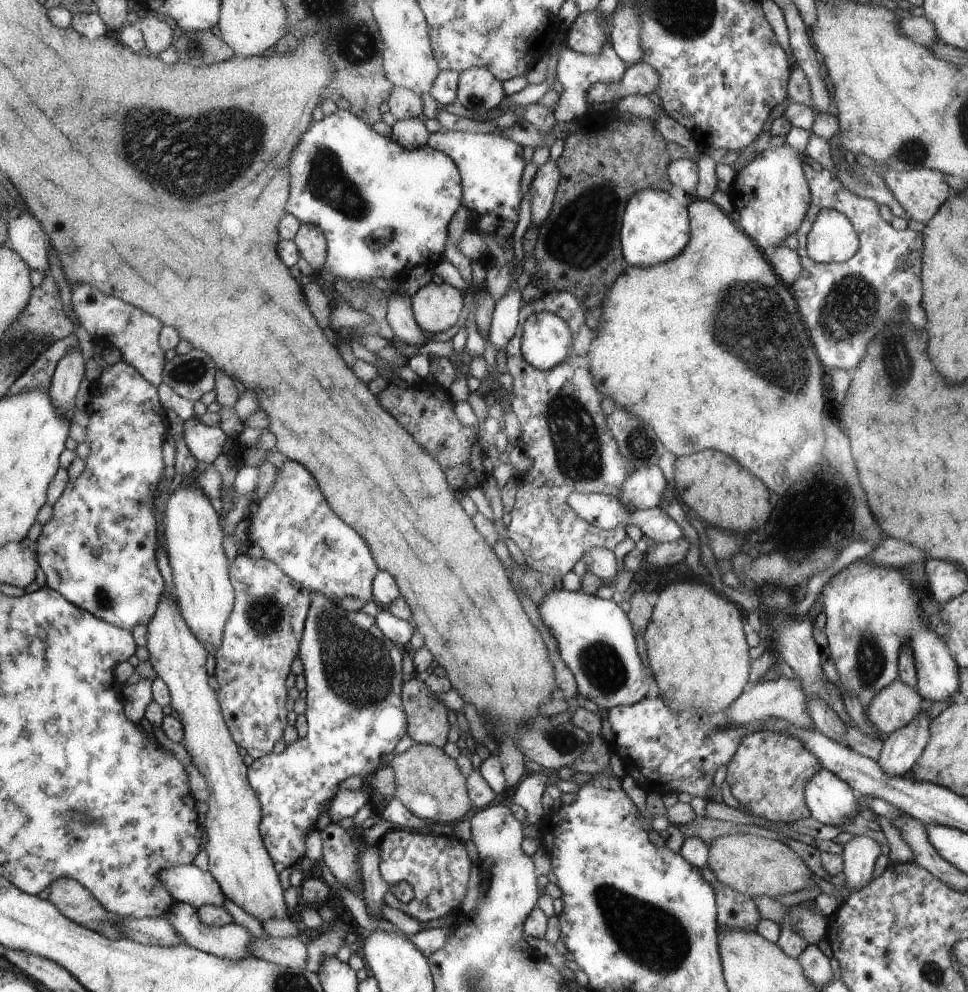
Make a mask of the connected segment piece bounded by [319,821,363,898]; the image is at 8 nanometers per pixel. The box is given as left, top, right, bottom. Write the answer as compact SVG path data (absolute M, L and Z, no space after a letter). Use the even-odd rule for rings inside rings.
M334 821L320 830L319 833L322 839L323 859L332 874L348 890L363 898L361 894L363 889L361 869L352 836Z

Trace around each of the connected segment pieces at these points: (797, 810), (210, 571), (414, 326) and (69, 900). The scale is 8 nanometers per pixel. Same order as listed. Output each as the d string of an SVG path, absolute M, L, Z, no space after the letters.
M752 731L743 741L740 741L735 756L730 760L726 782L738 802L756 817L767 821L780 823L794 822L800 818L811 816L810 808L806 803L805 789L807 782L821 770L819 758L804 743L792 733L780 731Z
M178 481L174 485L174 493L170 495L166 512L164 512L163 526L167 555L174 580L174 596L187 625L200 642L205 642L212 650L216 650L223 644L223 634L226 630L228 616L232 612L232 604L235 603L235 590L228 578L228 560L222 538L225 533L220 528L220 516L212 508L211 499L200 489L197 489L188 482Z
M390 293L387 302L387 321L394 332L396 340L406 341L415 347L422 347L422 329L416 322L411 303L411 296Z
M59 878L50 886L48 900L72 922L96 931L111 940L125 938L123 921L125 918L106 910L91 891L76 879Z

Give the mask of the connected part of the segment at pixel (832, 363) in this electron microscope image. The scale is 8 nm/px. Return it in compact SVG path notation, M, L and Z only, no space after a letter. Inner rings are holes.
M811 161L803 164L804 176L811 183L812 204L808 210L804 224L800 225L796 236L798 238L797 253L799 254L802 272L800 278L791 286L792 294L798 303L799 313L804 322L808 322L808 330L812 330L810 338L816 346L816 354L820 356L828 369L854 370L860 364L860 358L865 354L868 342L878 334L878 331L888 322L908 322L916 328L926 326L926 312L922 308L921 264L923 257L923 233L911 229L896 230L888 223L879 211L879 204L872 199L864 198L848 190L832 171L820 172L812 169ZM821 210L837 210L846 215L858 235L859 247L856 254L841 263L817 263L807 253L806 231L816 220ZM902 263L907 263L905 268Z

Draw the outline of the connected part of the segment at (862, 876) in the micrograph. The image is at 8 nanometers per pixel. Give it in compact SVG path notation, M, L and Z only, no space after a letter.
M856 835L844 845L841 855L843 872L847 877L845 885L858 890L870 882L876 860L882 854L880 845L865 835Z

